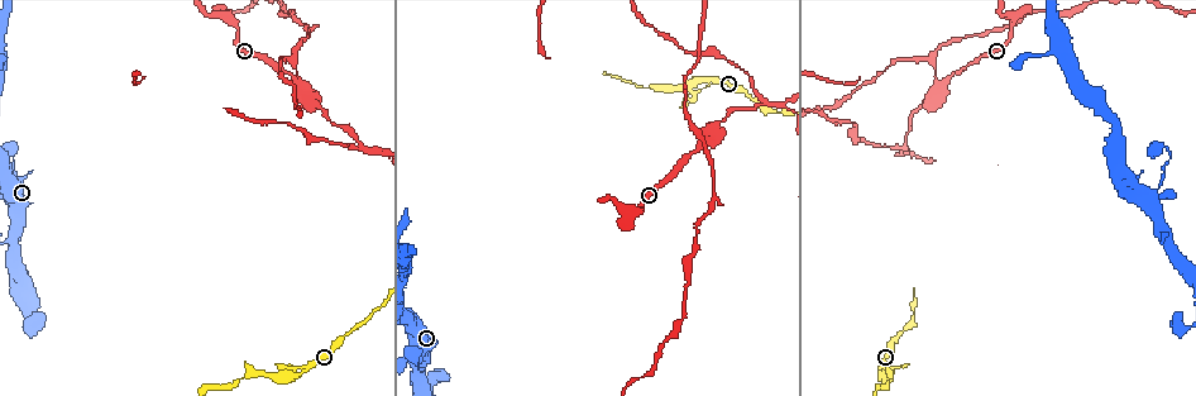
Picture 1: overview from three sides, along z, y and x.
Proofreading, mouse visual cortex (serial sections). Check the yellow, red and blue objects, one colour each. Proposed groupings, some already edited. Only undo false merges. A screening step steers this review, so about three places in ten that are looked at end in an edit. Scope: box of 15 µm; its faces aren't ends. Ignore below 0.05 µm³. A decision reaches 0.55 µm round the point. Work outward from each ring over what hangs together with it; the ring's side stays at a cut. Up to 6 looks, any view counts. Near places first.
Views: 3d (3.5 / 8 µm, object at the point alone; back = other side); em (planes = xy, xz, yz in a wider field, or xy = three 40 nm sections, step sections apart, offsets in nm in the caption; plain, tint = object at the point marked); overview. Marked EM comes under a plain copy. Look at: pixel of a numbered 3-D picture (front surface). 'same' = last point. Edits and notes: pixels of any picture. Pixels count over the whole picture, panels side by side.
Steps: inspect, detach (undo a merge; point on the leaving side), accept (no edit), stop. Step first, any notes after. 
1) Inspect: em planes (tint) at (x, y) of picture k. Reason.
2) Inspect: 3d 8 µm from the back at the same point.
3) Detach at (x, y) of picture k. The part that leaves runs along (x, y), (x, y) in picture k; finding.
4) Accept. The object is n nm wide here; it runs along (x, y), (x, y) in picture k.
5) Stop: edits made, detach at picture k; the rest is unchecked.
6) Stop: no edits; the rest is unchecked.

Inspect: 3d 8 µm at (431, 384) of picture 1. Sudden change in width.

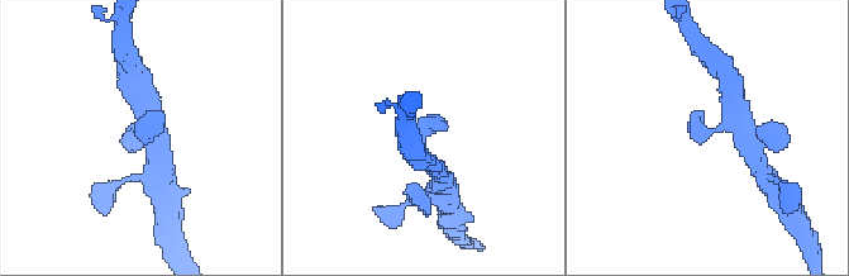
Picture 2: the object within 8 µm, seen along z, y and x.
Inspect: 3d 3.5 µm at (143, 134) of picture 2.

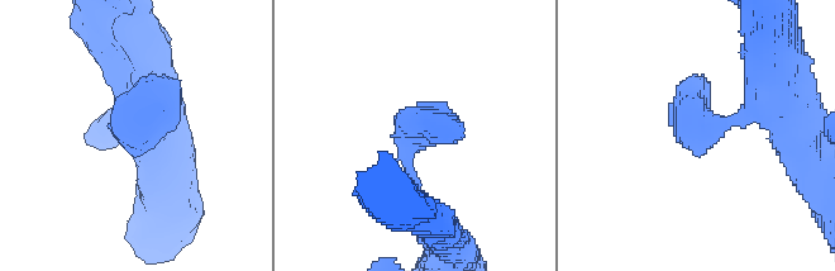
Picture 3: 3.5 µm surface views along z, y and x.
Inspect: em xy step 5 (tint) at (126, 123) of picture 3. The arms are 300, 350 nm wide.

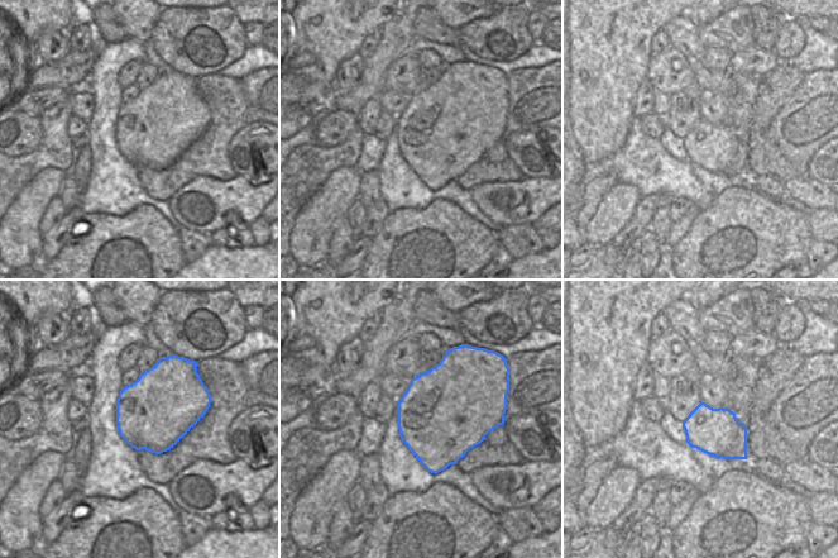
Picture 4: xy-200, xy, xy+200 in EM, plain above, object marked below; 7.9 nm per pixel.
Accept. It runs along (771, 91), (758, 114), (693, 126), (702, 80) in picture 3; one cell here.

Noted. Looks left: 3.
Inspect: 3d 3.5 µm at (630, 213) of picture 1. Calibre changes.

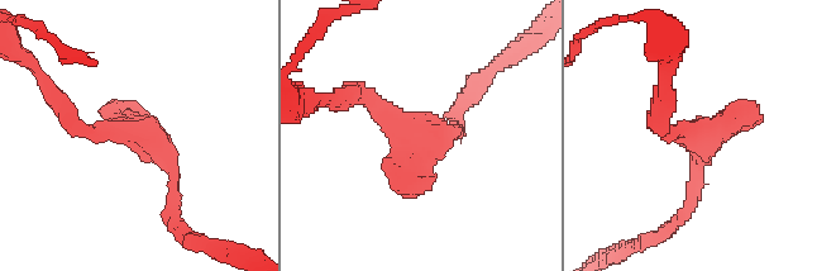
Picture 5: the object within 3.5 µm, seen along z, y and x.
Inspect: em xy step 5 (tint) at (141, 135) of picture 5. Shape alone is not enough.

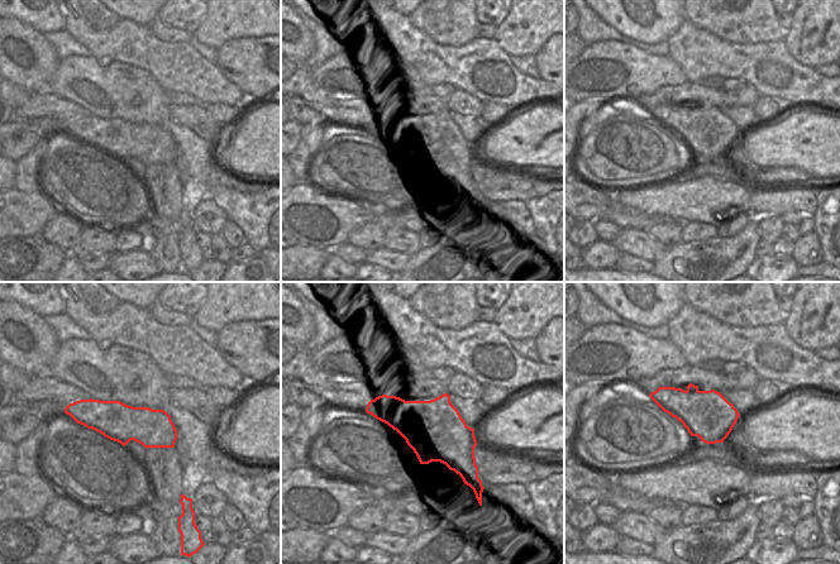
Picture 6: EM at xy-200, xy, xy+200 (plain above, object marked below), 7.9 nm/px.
Accept. The object is 460 nm wide here; it runs along (79, 412), (142, 424), (173, 436) in picture 6; all the same cell.

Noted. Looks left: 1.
Stop: no edits; the rest is unchecked.

